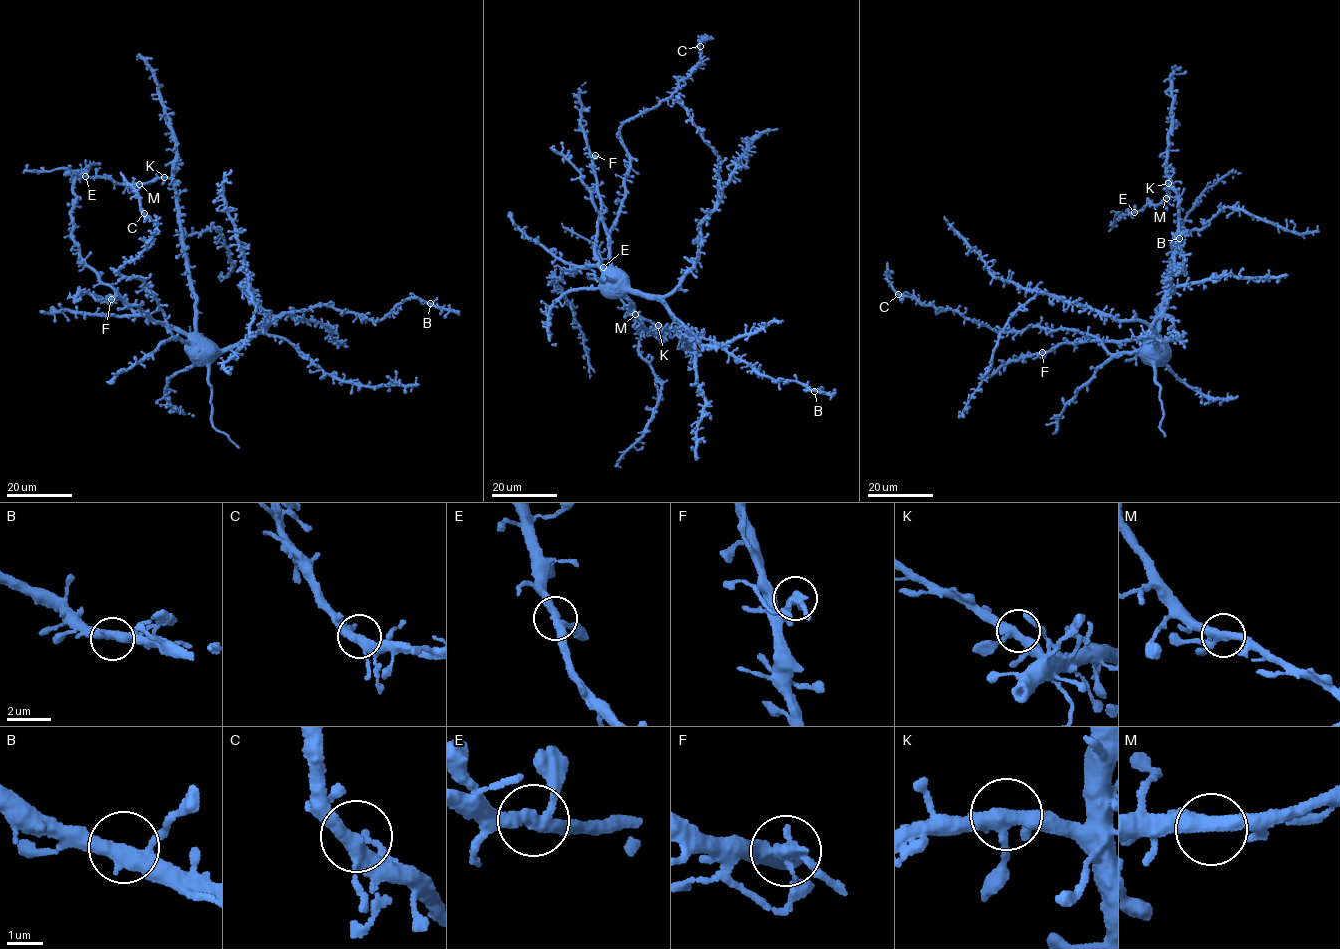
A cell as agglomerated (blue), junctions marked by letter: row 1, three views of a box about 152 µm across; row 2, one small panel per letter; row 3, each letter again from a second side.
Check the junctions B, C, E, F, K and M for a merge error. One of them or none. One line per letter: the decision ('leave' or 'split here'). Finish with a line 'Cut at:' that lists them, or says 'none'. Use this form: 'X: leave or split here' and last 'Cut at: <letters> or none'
B: leave
C: leave
E: leave
F: leave
K: leave
M: leave
Cut at: none

